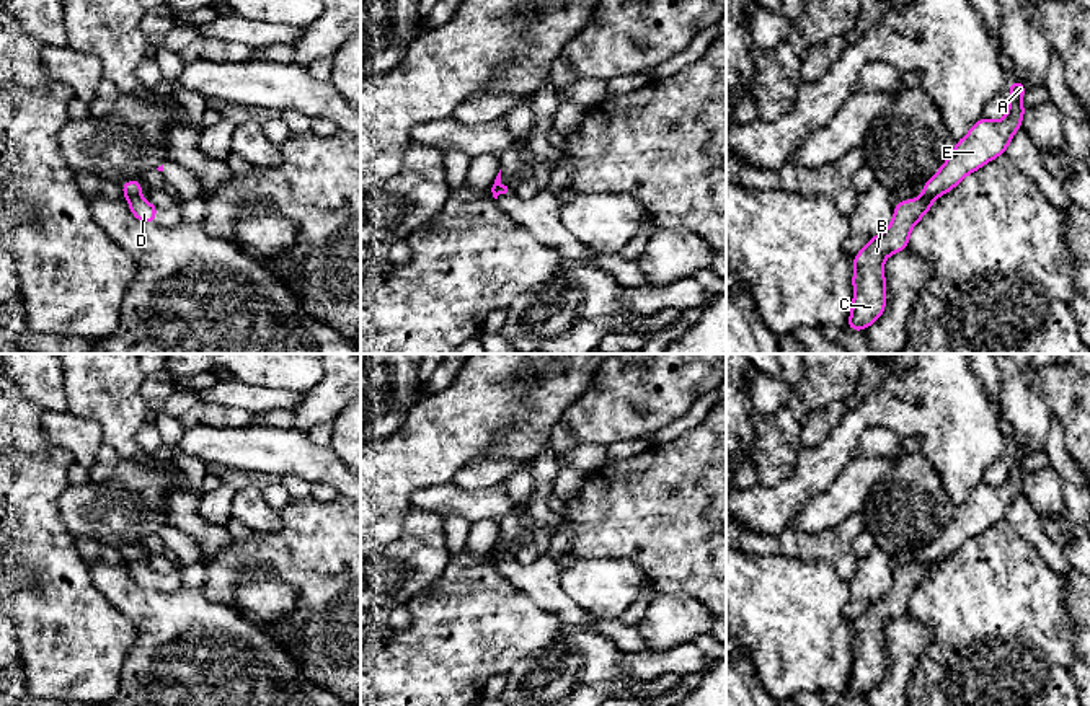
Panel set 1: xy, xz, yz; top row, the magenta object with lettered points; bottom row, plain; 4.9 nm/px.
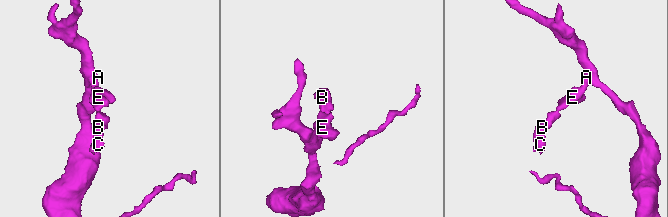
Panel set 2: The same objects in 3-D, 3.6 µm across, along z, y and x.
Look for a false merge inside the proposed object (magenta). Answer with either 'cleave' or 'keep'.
cleave

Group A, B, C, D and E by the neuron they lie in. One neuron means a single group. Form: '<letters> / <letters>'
A E / B C D

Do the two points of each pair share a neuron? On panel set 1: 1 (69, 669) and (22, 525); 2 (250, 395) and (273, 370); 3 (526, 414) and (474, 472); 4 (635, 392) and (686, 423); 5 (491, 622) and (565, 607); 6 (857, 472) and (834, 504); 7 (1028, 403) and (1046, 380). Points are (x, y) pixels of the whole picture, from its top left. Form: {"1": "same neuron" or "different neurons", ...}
{"1": "same neuron", "2": "different neurons", "3": "different neurons", "4": "different neurons", "5": "different neurons", "6": "same neuron", "7": "different neurons"}

